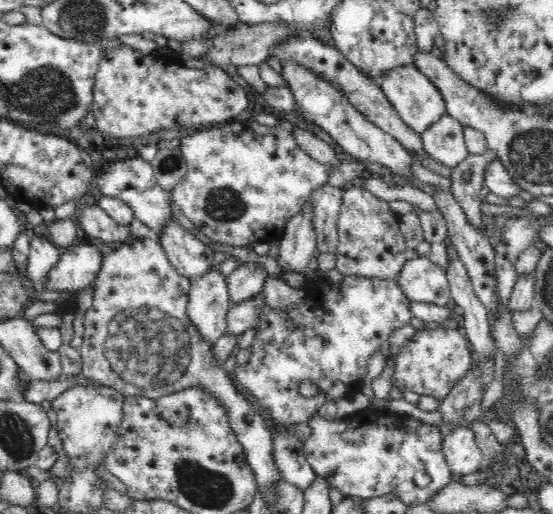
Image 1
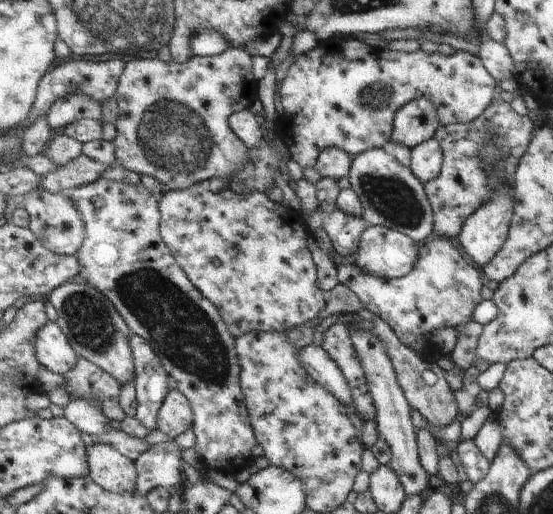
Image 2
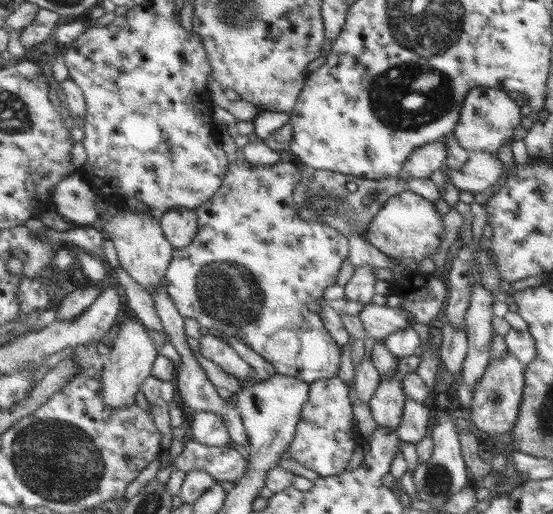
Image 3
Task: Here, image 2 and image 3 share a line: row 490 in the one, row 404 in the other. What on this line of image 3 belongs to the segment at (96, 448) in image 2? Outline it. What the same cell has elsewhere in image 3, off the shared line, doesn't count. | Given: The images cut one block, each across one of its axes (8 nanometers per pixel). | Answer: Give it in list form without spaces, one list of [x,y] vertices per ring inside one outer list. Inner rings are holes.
[[[135,314],[125,316],[125,320],[119,324],[119,332],[113,342],[111,354],[105,360],[105,372],[103,372],[103,400],[105,400],[105,404],[113,410],[121,410],[121,408],[137,404],[137,394],[141,392],[143,384],[153,376],[157,356],[159,356],[159,350],[153,342],[145,322],[141,322]]]

